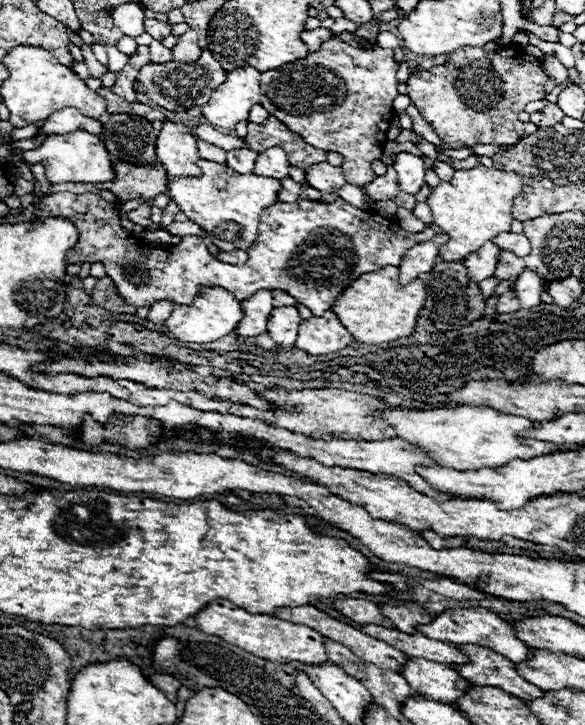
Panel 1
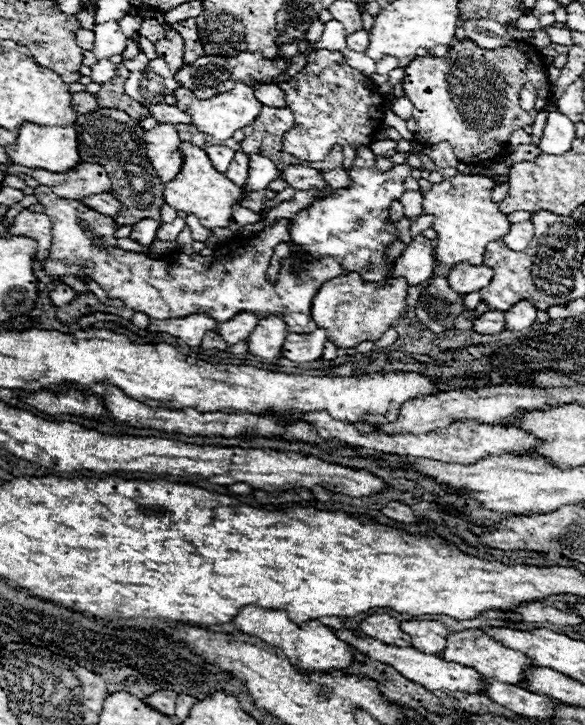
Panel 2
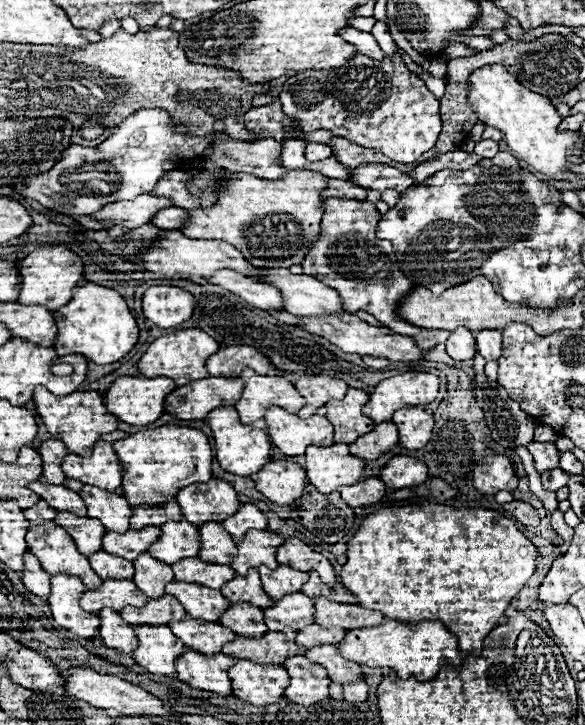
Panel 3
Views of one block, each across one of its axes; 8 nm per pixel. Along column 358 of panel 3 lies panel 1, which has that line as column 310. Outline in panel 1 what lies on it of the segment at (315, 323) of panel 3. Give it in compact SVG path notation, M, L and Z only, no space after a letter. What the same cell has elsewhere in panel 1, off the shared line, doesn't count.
M326 310L326 314L322 318L314 316L314 318L302 322L294 346L312 356L320 356L320 354L330 354L330 352L342 350L350 342L354 342L350 332L340 324L336 314Z

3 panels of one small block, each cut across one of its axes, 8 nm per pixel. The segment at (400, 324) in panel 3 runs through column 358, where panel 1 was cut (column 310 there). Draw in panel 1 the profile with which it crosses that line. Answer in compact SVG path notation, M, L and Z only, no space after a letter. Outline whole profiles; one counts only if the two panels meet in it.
M50 192L36 204L38 220L66 218L78 228L78 242L66 256L66 262L102 262L118 296L136 308L152 306L158 300L170 300L178 306L190 304L200 296L202 286L220 286L232 292L238 300L246 300L256 290L284 290L312 310L314 316L322 316L336 302L340 292L358 276L376 272L382 266L398 266L410 246L436 236L432 228L426 228L420 234L410 234L396 222L388 222L374 212L362 212L342 198L332 204L320 204L314 200L276 202L262 210L258 236L248 248L248 260L242 266L234 266L216 260L198 236L186 236L180 244L170 248L146 246L122 228L118 212L116 206L92 192Z

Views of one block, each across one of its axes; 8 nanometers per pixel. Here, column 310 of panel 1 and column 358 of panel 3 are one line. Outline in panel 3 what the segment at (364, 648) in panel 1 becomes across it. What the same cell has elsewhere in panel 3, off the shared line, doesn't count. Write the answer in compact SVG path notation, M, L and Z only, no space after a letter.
M316 598L316 616L314 622L324 628L368 628L384 624L384 614L376 610L366 610L362 606L340 606L338 602L328 602L326 598Z

